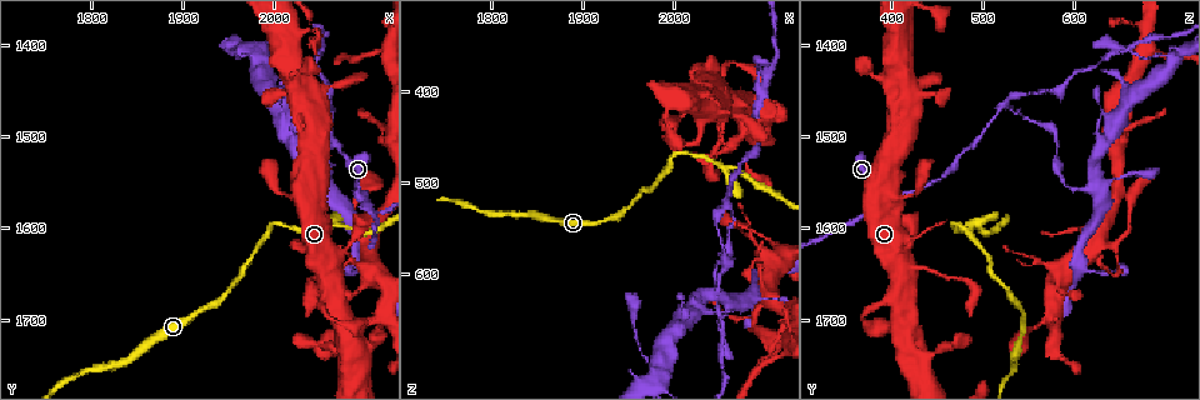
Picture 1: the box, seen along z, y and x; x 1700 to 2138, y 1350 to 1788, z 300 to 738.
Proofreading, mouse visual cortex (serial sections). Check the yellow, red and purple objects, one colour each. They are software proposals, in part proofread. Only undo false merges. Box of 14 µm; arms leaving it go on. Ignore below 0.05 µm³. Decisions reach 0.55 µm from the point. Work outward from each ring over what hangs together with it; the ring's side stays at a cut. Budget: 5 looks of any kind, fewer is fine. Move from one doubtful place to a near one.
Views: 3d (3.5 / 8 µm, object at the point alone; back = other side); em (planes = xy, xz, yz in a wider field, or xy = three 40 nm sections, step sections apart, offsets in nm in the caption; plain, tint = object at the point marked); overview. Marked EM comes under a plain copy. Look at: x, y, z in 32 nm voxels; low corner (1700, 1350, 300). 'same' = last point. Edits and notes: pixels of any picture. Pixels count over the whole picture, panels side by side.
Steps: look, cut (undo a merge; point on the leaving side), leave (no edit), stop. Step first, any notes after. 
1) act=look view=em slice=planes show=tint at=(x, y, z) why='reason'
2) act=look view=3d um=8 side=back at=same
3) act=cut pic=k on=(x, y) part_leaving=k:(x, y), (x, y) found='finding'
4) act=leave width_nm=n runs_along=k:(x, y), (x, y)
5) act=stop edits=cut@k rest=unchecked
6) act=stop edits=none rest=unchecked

act=look view=3d um=3.5 at=(2090, 1565, 395) why='narrows sharply'

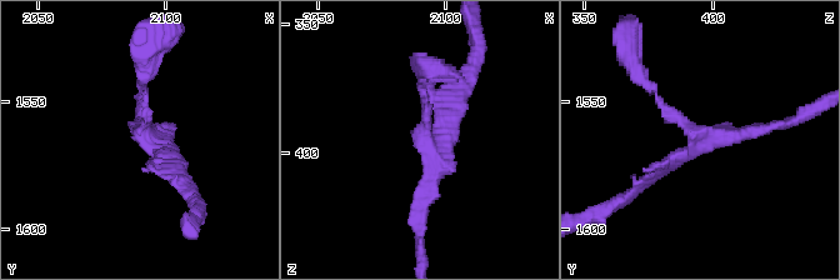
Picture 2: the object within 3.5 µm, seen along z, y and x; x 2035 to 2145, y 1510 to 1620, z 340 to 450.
act=look view=em slice=xy step=5 show=tint at=(2092, 1562, 396) arms=3 arm_widths_nm=100,200,200 why='shape alone is not enough'

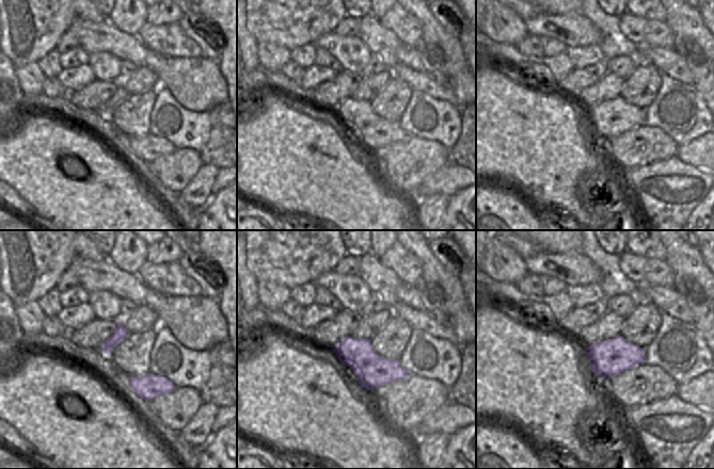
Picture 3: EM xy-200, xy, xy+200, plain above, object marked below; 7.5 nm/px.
act=leave found='all the same cell'

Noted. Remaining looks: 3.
act=look view=3d um=8 at=(2065, 1465, 520)

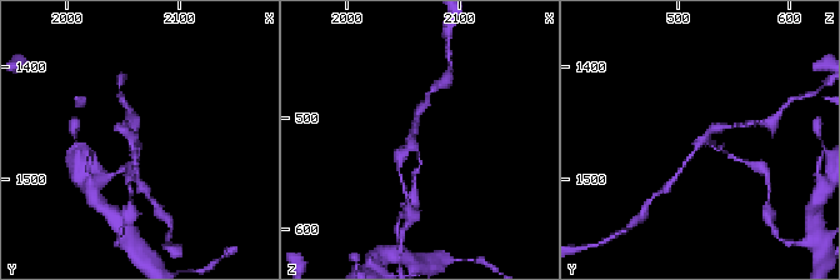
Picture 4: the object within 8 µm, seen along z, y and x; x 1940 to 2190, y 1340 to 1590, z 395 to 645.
act=look view=3d um=3.5 at=(2062, 1464, 526) why='zoom in'

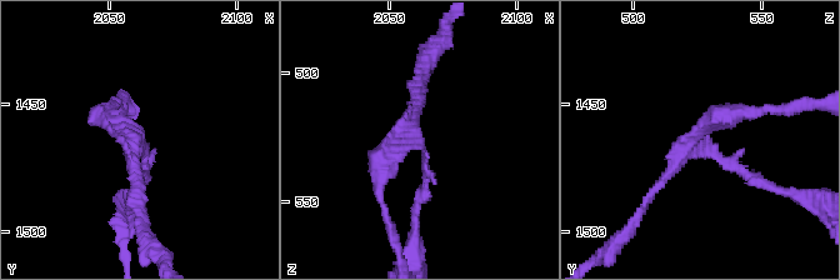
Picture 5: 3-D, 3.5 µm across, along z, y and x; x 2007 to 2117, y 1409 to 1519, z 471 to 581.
act=look view=em slice=xy step=5 show=tint at=(2060, 1466, 524) arms=3 arm_widths_nm=100,150,250 why='shape alone is not enough'

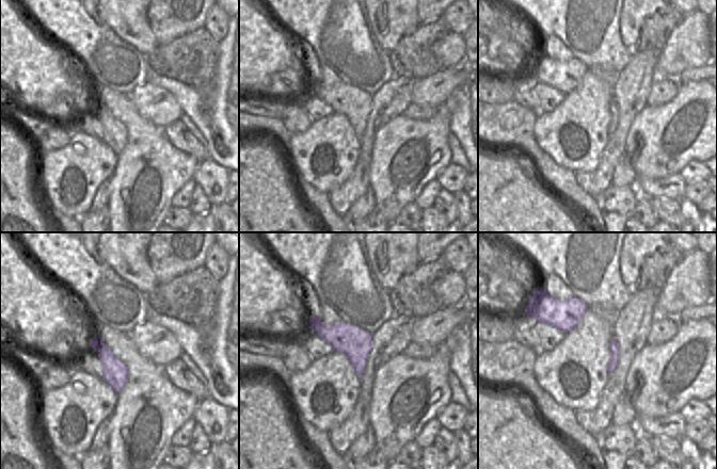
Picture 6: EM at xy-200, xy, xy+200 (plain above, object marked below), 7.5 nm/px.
act=leave width_nm=240 runs_along=5:(641, 210), (695, 141), (763, 180) found='one cell here'

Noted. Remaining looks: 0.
act=stop edits=none rest=unchecked

